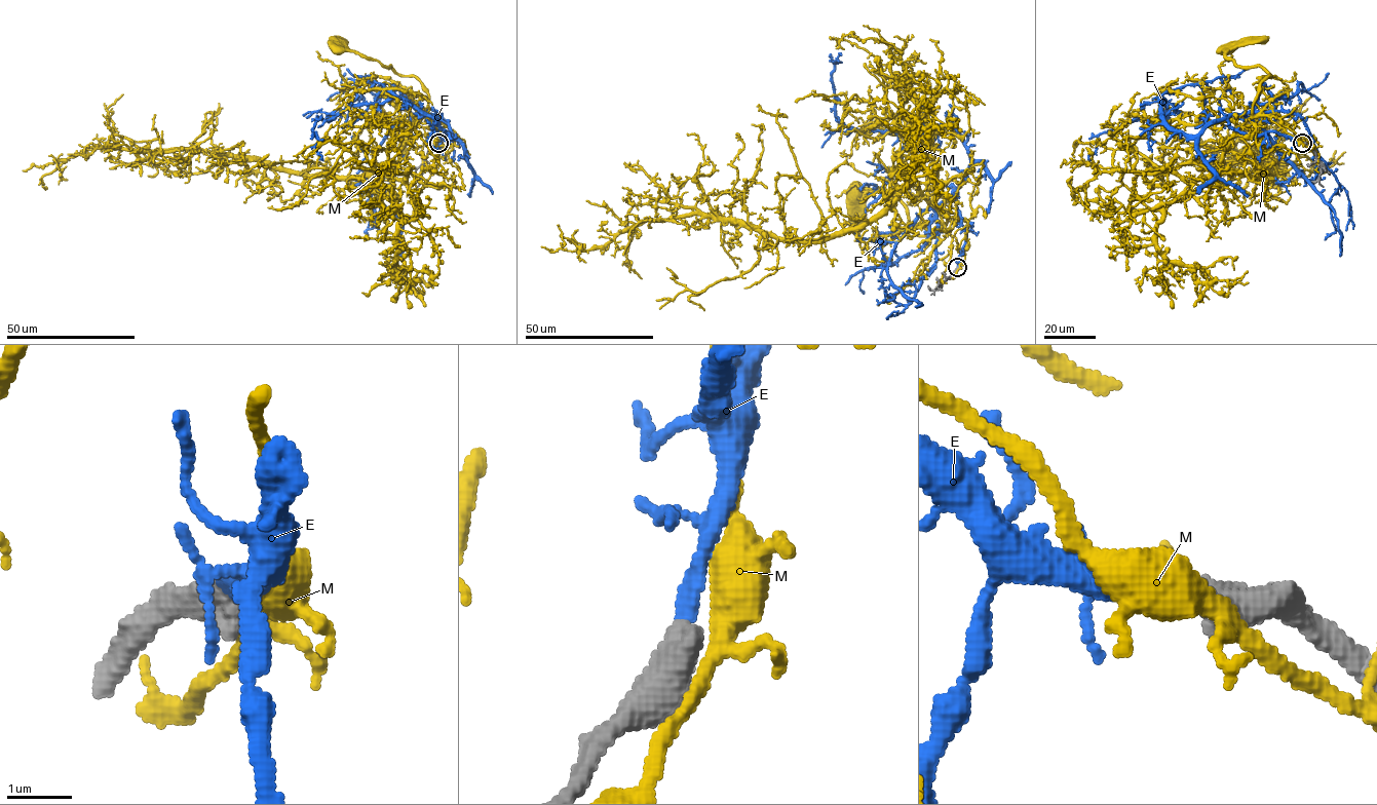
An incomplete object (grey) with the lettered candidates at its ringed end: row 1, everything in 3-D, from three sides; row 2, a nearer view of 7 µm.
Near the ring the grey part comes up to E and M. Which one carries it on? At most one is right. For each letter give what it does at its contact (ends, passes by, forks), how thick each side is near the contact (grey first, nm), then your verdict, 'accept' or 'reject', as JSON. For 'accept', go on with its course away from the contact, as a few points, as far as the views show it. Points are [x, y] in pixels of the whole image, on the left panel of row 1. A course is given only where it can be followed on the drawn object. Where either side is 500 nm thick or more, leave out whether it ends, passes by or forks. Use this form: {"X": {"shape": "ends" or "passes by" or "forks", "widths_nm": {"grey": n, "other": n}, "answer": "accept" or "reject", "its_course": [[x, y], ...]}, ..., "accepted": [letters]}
{"E": {"widths_nm": {"grey": 550, "other": 280}, "answer": "accept", "its_course": [[438, 142], [448, 131], [435, 129], [444, 119], [451, 136], [391, 97], [317, 118], [312, 130], [322, 160]]}, "M": {"widths_nm": {"grey": 600, "other": 280}, "answer": "reject"}, "accepted": ["E"]}

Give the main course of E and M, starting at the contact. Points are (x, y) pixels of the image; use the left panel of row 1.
E: (438, 142), (448, 131), (435, 129), (444, 119), (451, 136), (391, 97), (317, 118), (312, 130), (322, 160)
M: (440, 144), (438, 123), (423, 116), (426, 88), (413, 76), (399, 76), (390, 66), (335, 46)

